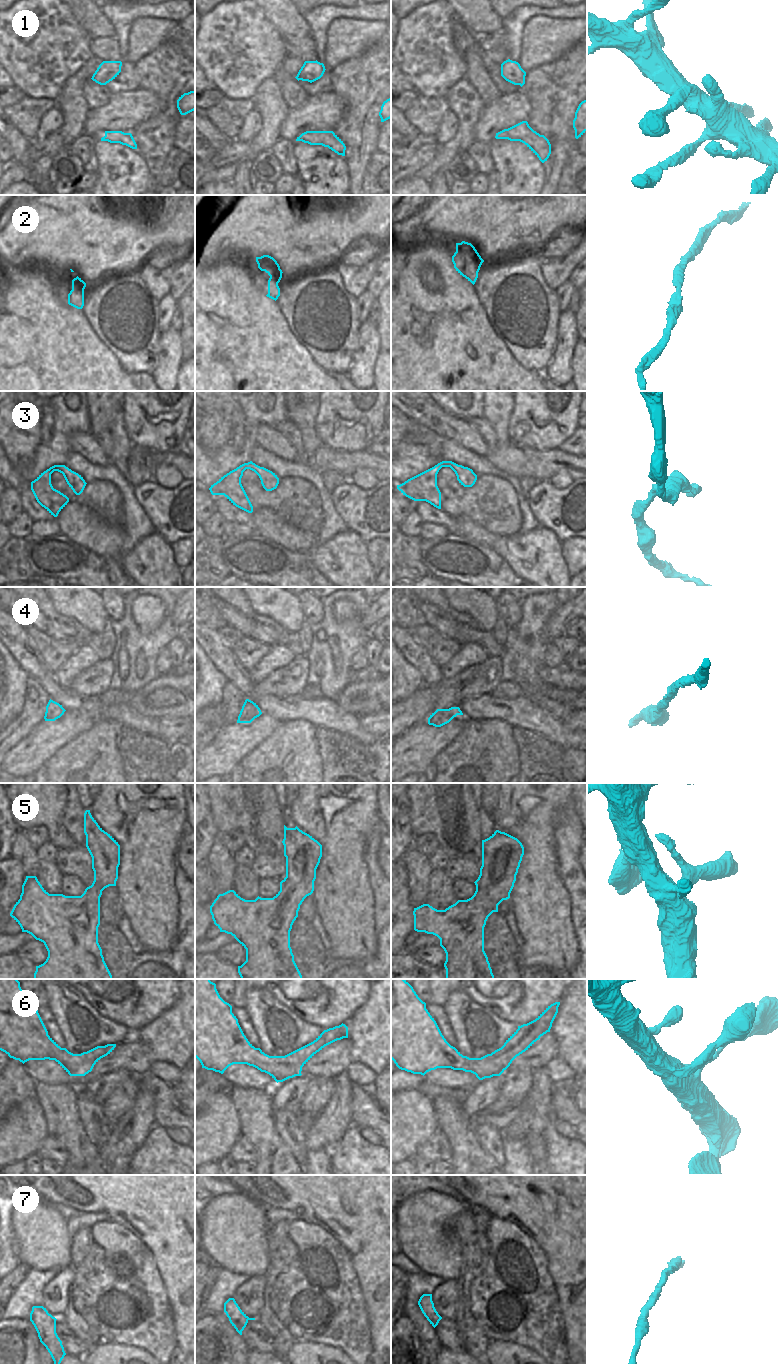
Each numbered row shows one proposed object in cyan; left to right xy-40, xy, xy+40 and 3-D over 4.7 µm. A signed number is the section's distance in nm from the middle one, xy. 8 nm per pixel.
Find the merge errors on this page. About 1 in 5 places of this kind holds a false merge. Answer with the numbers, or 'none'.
7

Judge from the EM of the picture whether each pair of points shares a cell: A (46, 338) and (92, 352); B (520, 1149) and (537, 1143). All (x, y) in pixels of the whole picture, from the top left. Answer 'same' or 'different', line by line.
A: same
B: different

